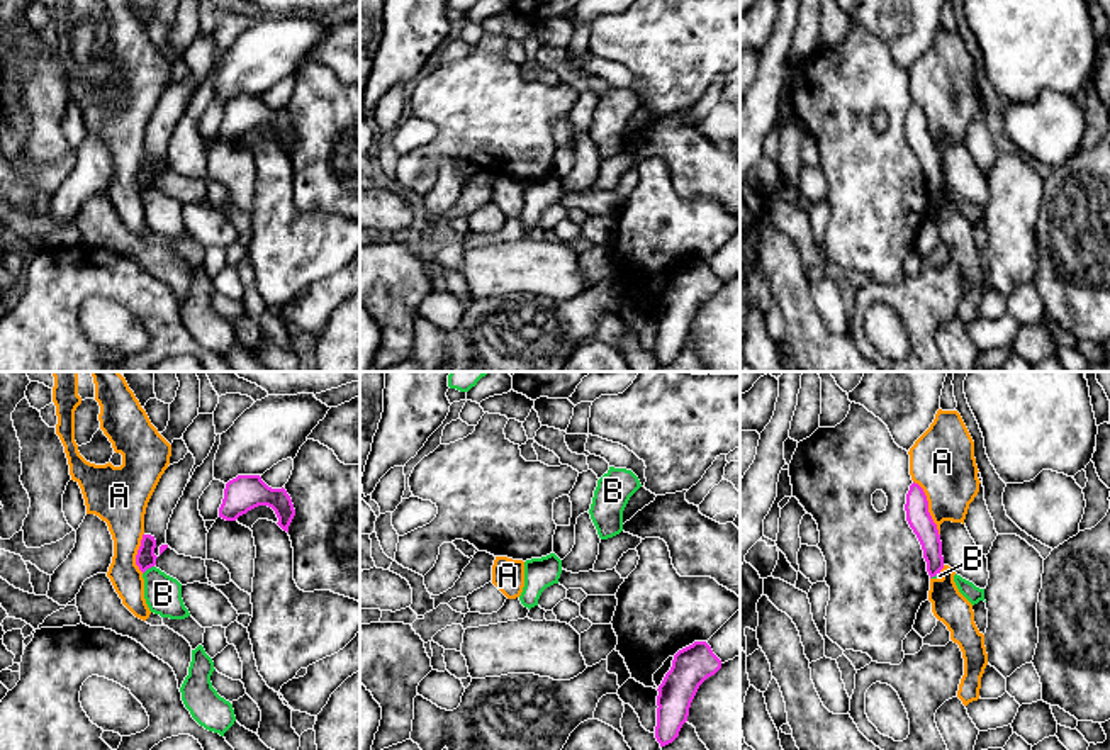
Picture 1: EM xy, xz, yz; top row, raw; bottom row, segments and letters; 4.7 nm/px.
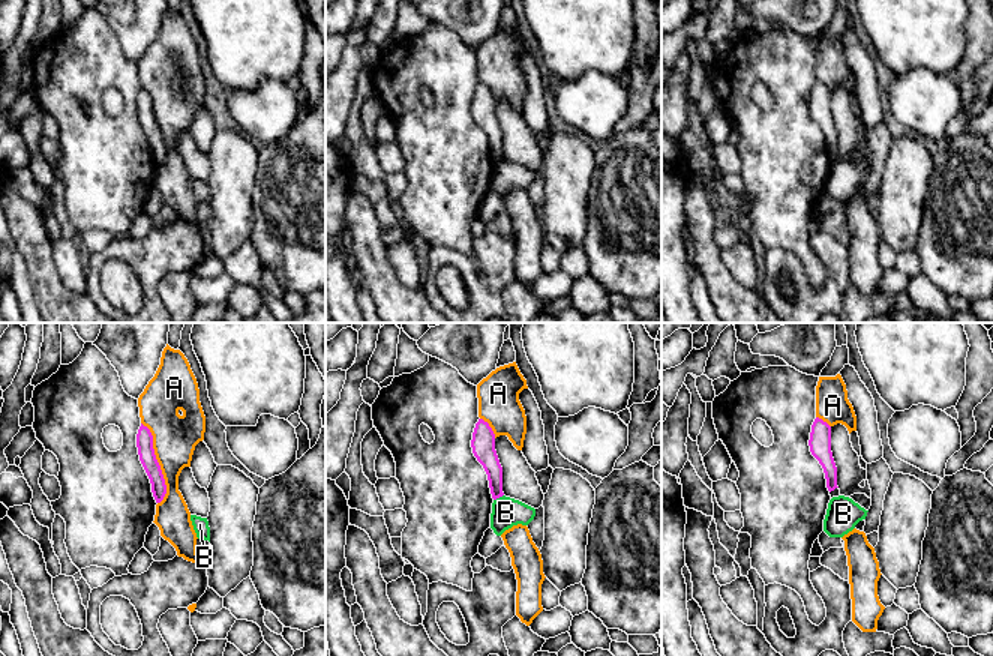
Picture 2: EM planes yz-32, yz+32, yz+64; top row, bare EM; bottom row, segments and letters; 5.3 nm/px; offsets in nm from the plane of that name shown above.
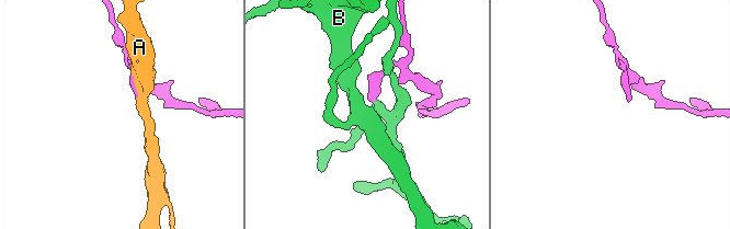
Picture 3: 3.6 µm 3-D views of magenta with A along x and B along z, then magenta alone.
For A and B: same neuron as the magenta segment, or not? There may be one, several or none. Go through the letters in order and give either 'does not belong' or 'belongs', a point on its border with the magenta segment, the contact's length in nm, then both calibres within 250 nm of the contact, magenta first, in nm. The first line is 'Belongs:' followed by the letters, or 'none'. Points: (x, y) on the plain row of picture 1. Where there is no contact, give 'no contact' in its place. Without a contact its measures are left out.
Belongs: none
A: does not belong; contact yz (927, 128); length 300 nm; calibres 120 and 300 nm
B: does not belong; contact xy (148, 187); length 70 nm; calibres 90 and 180 nm

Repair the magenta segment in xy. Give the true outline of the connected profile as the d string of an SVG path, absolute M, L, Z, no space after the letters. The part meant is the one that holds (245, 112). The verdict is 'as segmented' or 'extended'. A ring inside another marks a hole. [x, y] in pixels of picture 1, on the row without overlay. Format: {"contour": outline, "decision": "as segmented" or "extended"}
{"contour": "M238 95L226 104L219 137L236 141L258 126L272 127L278 137L277 144L289 153L289 146L295 136L290 115L283 107L268 107L260 95Z", "decision": "as segmented"}

